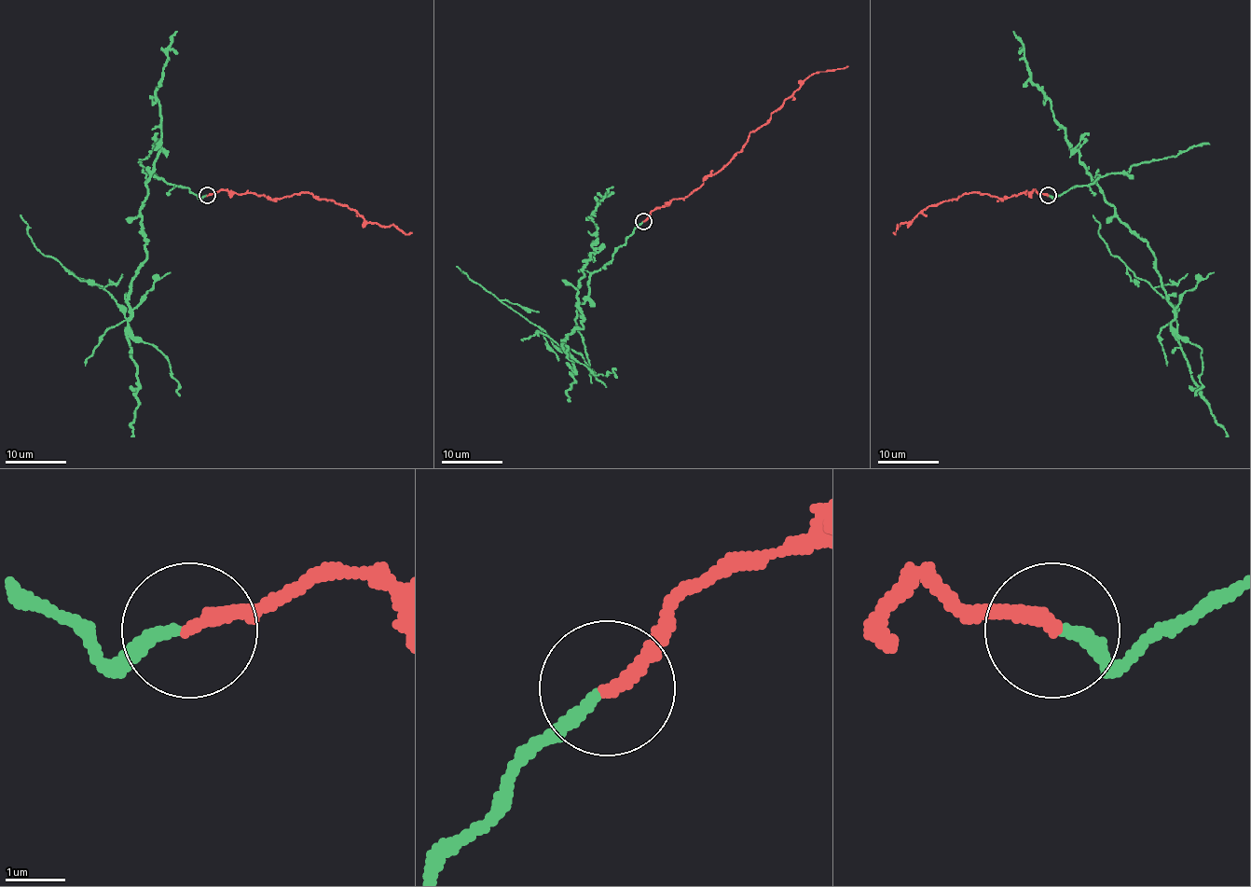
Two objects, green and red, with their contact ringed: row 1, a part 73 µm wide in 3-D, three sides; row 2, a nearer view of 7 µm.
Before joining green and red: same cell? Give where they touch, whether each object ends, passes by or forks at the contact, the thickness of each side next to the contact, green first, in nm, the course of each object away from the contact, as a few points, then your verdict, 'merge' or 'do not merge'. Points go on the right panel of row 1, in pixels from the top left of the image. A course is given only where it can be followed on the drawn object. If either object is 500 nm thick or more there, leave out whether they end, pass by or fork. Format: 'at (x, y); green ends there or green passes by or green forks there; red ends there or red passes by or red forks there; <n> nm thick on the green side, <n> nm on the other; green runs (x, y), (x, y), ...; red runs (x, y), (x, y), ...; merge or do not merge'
at (1048, 195); green ends there; red ends there; 200 nm thick on the green side, 240 nm on the other; green runs (1048, 196), (1096, 174), (1115, 214), (1147, 242), (1175, 318), (1175, 308), (1110, 253), (1092, 214); red runs (1048, 196), (1036, 189), (1003, 199), (965, 193), (957, 199), (928, 205), (909, 222), (898, 225), (893, 232); do not merge

